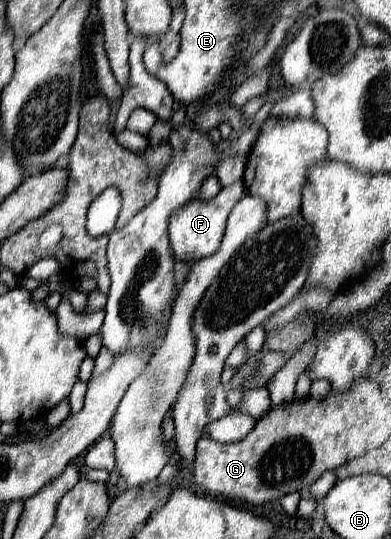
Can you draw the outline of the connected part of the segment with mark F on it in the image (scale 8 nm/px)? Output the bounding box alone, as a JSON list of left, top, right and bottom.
[168,181,244,261]

